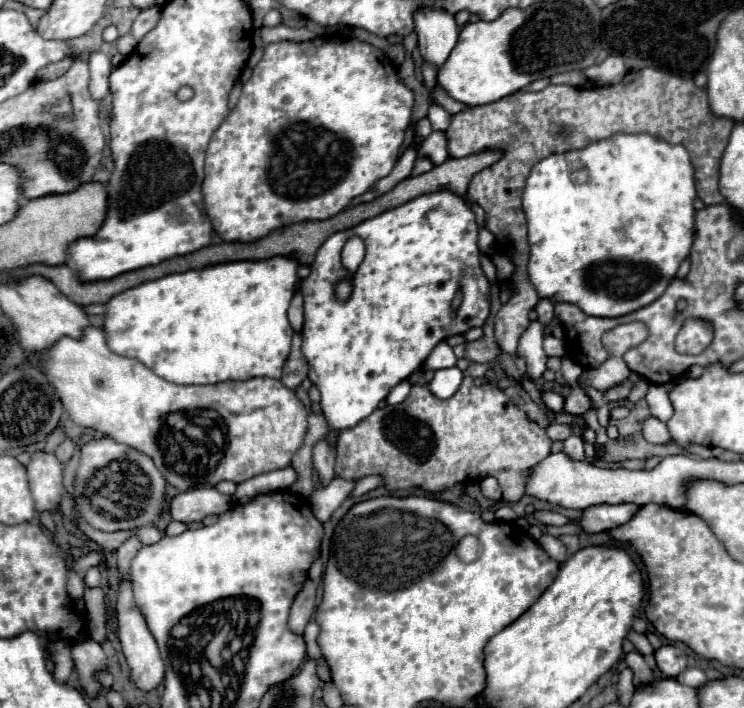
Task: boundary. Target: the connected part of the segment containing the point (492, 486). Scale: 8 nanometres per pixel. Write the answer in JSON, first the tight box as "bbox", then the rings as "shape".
{"bbox":[481,478,501,500],"shape":[[[483,478],[481,492],[489,500],[501,500],[501,488],[499,488],[499,482],[495,478]]]}

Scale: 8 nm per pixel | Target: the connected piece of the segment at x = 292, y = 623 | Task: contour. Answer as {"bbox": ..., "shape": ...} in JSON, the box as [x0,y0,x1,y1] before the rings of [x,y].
{"bbox":[289,580,317,634],"shape":[[[307,580],[303,590],[299,592],[299,596],[295,596],[295,602],[291,606],[291,614],[289,614],[289,628],[295,634],[303,634],[307,622],[311,620],[313,612],[315,612],[315,592],[317,584]]]}

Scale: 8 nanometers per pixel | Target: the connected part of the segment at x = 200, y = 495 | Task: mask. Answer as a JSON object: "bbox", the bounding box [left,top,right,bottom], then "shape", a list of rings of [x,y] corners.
{"bbox":[169,488,231,522],"shape":[[[193,488],[187,492],[177,494],[171,504],[169,512],[173,520],[179,522],[201,522],[209,514],[219,514],[231,508],[231,498],[219,494],[215,488]]]}

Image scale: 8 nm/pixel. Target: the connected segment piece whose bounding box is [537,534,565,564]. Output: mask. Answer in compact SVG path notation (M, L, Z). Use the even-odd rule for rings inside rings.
M543 534L539 540L537 540L537 544L555 560L555 562L565 562L565 546L561 544L561 540L559 538L553 538L553 536L549 536L549 534Z

